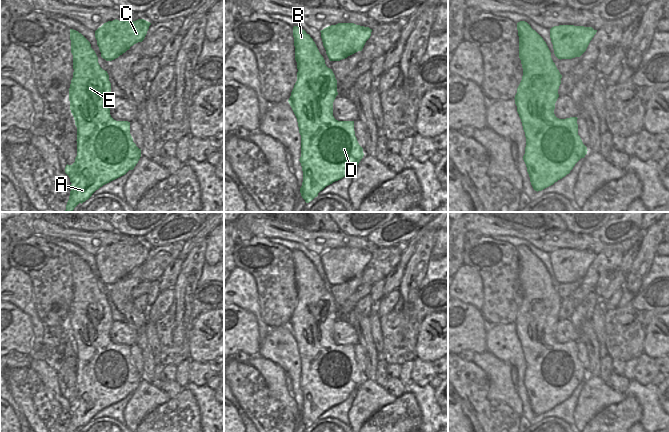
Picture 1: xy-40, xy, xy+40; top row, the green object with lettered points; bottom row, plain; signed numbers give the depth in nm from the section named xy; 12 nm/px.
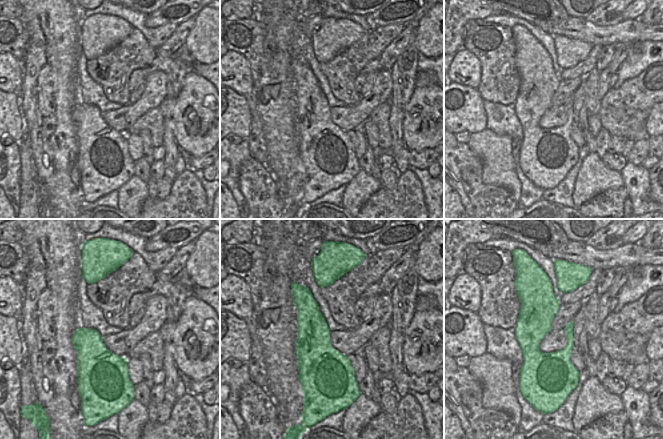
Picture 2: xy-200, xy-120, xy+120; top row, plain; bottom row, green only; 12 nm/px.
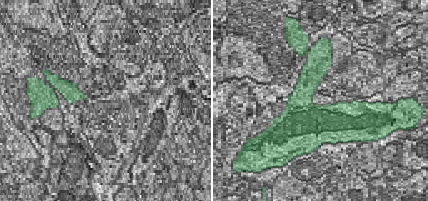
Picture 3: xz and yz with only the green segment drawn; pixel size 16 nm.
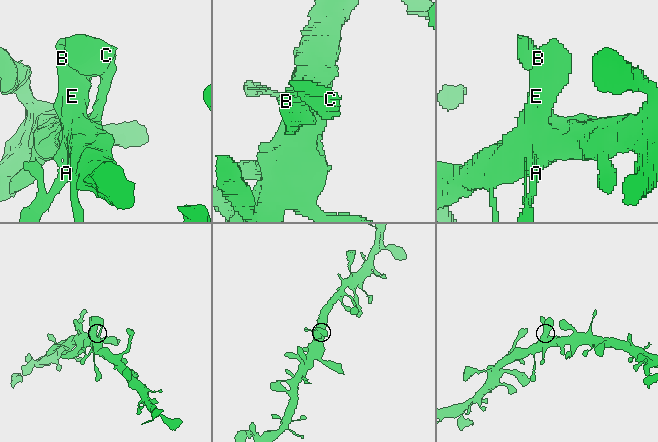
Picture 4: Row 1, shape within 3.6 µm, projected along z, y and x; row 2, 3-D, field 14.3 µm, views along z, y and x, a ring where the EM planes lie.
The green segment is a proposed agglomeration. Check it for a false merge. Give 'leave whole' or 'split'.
leave whole

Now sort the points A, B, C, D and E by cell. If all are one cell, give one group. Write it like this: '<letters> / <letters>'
A B C D E

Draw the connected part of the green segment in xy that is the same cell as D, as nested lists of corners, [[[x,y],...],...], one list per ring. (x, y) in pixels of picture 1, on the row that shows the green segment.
[[[299,26],[293,27],[297,81],[288,100],[298,122],[301,135],[299,159],[303,182],[300,188],[306,203],[318,196],[326,186],[345,177],[364,156],[354,131],[354,121],[338,121],[333,116],[333,102],[338,95],[337,80],[332,69],[325,64],[315,42]]]

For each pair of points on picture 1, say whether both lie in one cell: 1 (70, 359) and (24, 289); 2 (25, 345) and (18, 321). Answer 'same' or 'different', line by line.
1: same
2: same

